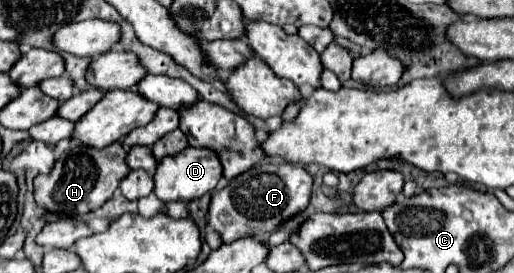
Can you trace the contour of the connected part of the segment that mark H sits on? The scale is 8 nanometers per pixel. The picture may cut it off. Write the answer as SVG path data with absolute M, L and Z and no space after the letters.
M72 143L48 175L38 175L34 179L34 201L50 213L70 217L86 215L102 207L114 195L126 173L130 173L130 169L126 165L126 151L120 143L112 143L104 149L80 147Z

